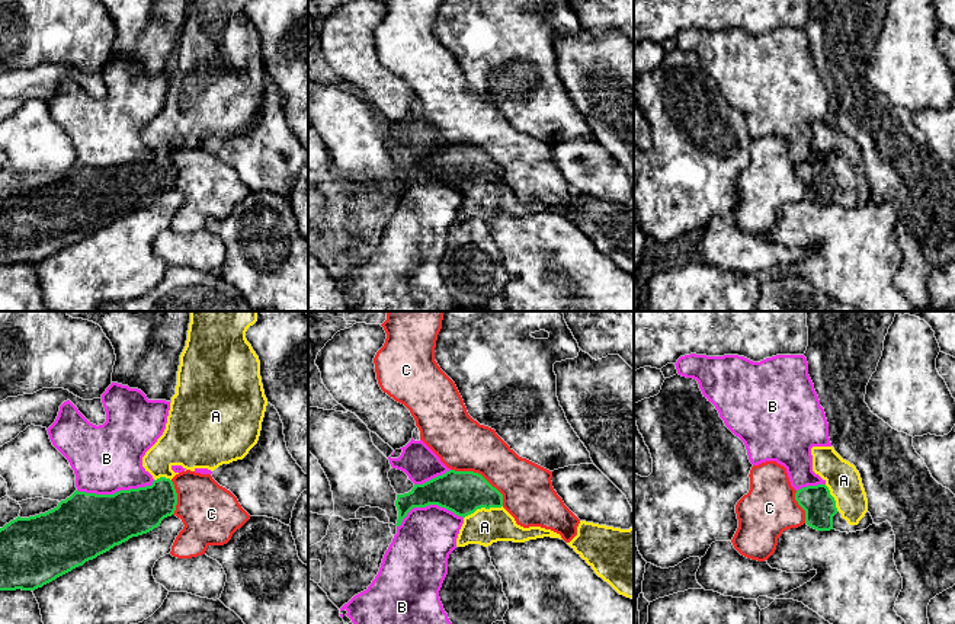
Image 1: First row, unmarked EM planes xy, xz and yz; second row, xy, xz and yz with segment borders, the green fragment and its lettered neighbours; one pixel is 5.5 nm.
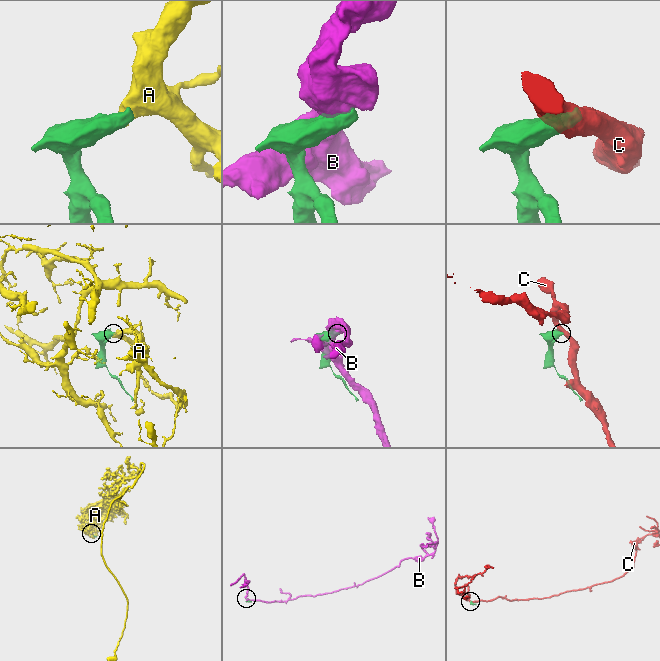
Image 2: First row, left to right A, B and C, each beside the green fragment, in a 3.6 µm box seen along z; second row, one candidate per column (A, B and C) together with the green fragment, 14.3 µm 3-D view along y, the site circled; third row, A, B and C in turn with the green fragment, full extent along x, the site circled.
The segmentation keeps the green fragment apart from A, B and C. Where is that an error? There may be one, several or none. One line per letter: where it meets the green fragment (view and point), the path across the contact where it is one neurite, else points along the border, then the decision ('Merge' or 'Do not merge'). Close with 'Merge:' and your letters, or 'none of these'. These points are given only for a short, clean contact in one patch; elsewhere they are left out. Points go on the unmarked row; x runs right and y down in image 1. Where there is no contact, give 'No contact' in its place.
A: Touches green at xz (483, 181). Path across: xz (461, 166), (470, 169), (483, 181), (484, 201). Merge
B: Touches green at xy (117, 166). Do not merge
C: Touches green at xz (480, 149). Do not merge
Merge: A

